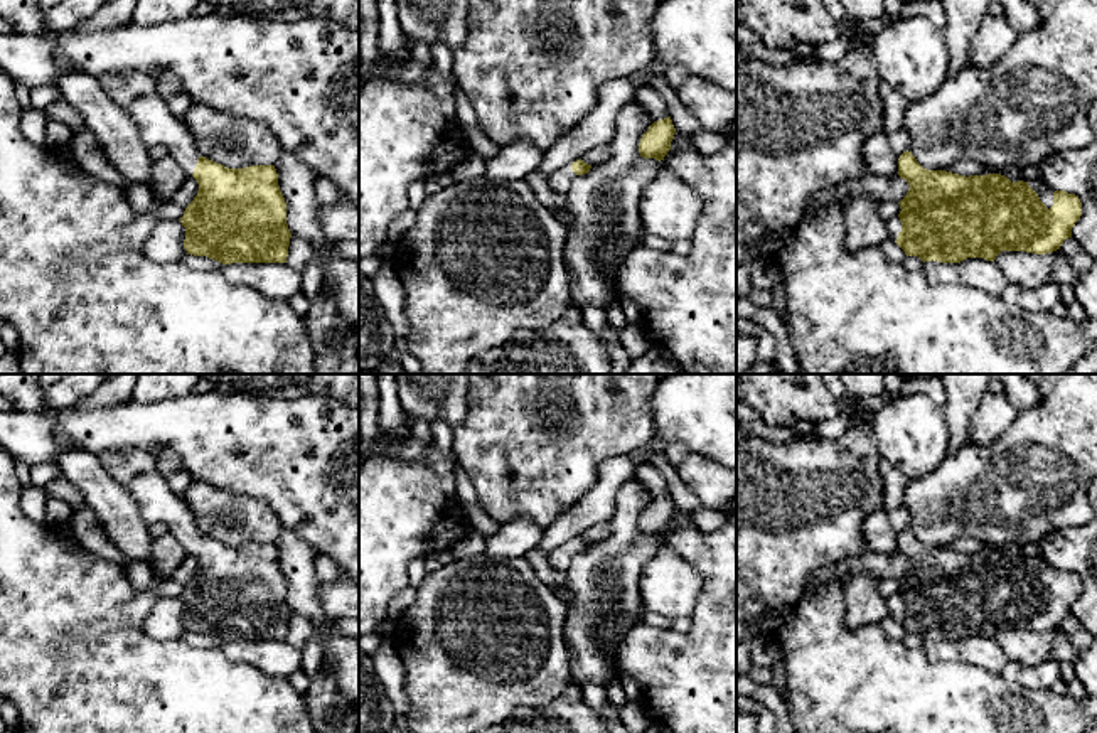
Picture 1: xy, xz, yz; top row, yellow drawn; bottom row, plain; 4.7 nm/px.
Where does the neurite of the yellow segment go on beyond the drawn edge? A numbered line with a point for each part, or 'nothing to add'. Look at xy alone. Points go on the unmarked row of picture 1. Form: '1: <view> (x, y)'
1: xy (137, 470)

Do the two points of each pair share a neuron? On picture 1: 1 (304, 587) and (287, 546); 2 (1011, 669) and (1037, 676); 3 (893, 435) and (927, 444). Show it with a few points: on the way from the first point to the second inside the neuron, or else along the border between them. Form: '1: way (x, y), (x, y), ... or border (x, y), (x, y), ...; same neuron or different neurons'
1: way (300, 577), (295, 556); same neuron
2: way (1018, 673), (1030, 676); same neuron
3: way (902, 435), (914, 437), (919, 442); same neuron

